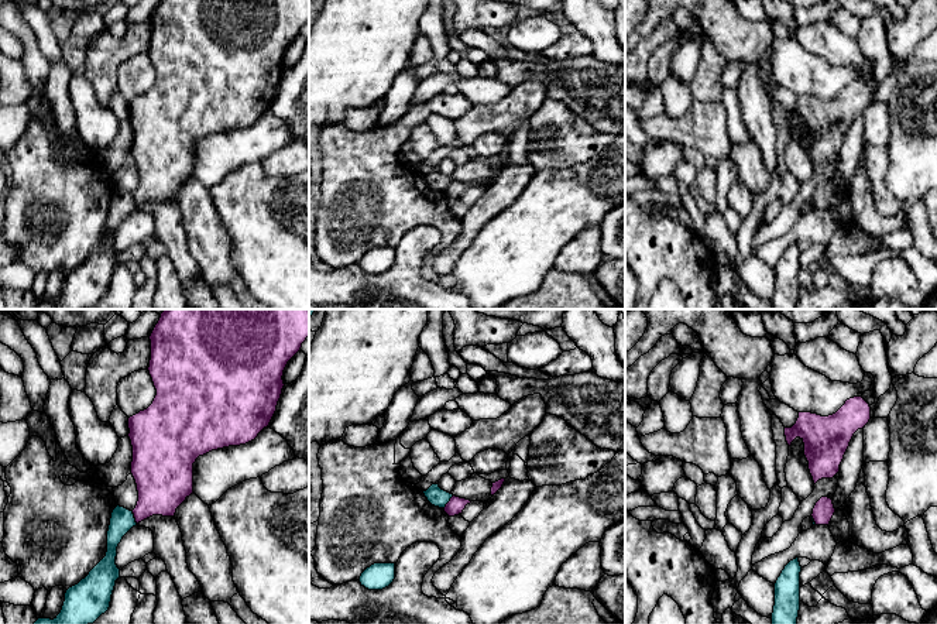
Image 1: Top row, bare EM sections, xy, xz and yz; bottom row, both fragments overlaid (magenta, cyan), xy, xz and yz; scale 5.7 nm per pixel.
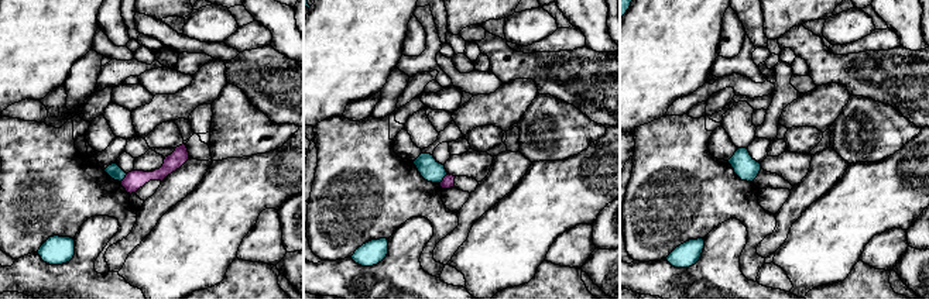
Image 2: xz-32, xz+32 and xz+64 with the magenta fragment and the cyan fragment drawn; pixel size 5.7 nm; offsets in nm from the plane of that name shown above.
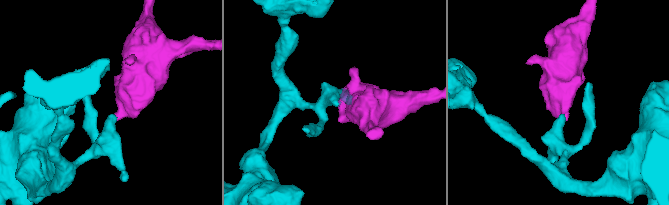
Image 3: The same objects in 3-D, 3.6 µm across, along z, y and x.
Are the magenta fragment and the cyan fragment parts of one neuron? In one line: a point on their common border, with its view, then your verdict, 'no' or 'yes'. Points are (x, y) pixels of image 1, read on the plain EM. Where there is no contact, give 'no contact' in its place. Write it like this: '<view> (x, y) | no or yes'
xy (134, 201) | no

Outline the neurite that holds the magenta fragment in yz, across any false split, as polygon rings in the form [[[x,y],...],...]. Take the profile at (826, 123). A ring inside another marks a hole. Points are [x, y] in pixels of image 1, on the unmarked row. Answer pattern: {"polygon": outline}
{"polygon": [[[854,80],[828,100],[799,96],[796,107],[785,112],[785,120],[789,130],[796,121],[803,124],[804,140],[816,168],[821,162],[833,162],[840,155],[854,117],[865,112],[869,103],[869,88],[862,80]]]}

